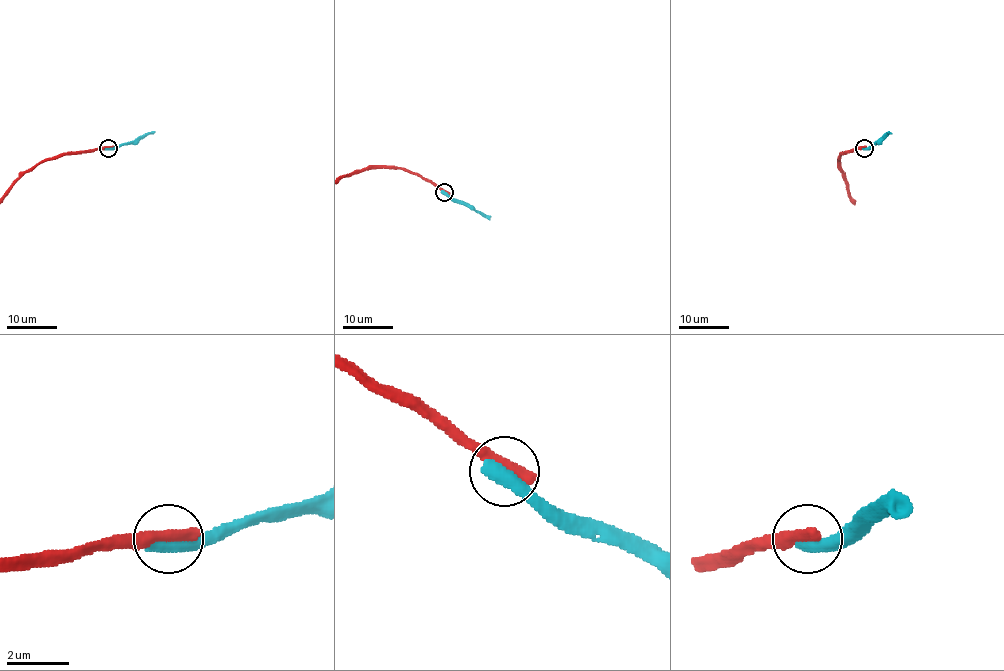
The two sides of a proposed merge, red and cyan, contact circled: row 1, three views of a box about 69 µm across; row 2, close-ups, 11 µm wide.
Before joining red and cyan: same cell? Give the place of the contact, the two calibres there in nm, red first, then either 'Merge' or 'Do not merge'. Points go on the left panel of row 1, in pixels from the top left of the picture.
Place: (108, 148). Thickness 500 nm (red) against 500 nm. Do not merge

